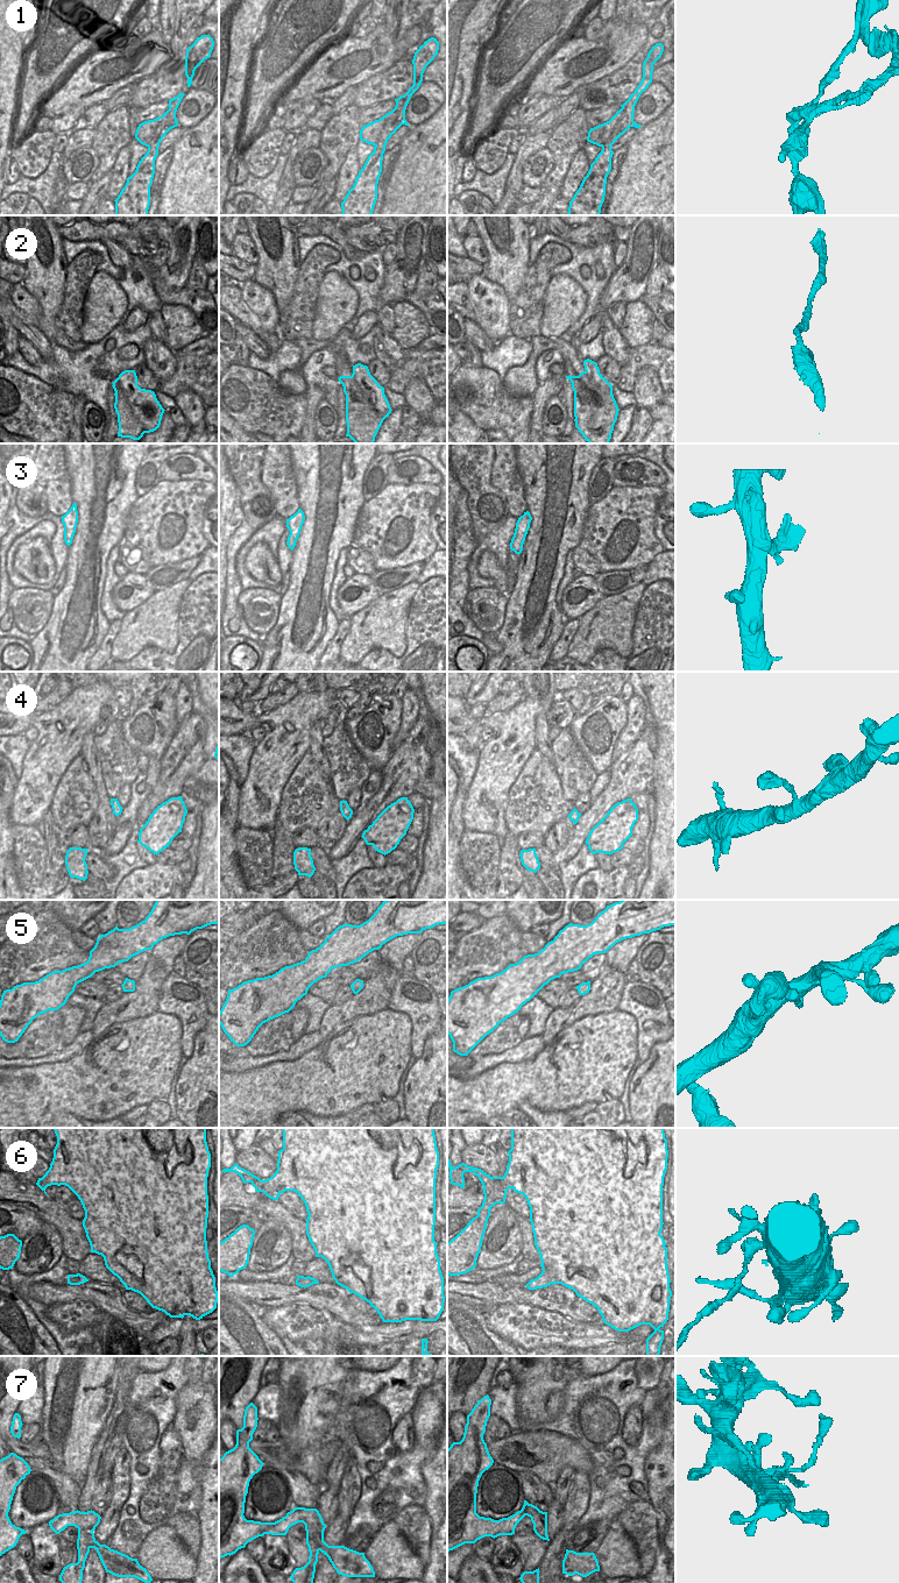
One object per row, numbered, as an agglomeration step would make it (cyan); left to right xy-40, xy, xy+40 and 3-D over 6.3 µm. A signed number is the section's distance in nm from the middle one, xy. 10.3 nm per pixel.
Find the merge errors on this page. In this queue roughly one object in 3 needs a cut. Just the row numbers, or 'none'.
1, 2, 3, 6, 7

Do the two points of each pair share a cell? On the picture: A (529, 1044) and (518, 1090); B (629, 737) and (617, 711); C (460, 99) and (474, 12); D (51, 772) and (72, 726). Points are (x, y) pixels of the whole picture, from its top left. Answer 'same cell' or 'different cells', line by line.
A: different cells
B: different cells
C: same cell
D: same cell

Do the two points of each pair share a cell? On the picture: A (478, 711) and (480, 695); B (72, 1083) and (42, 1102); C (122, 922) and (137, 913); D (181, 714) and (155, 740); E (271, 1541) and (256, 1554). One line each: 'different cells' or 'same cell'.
A: different cells
B: same cell
C: same cell
D: different cells
E: different cells

